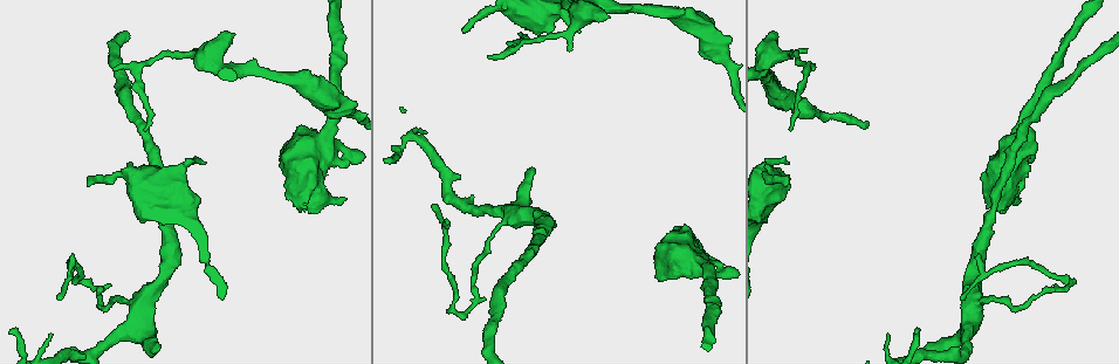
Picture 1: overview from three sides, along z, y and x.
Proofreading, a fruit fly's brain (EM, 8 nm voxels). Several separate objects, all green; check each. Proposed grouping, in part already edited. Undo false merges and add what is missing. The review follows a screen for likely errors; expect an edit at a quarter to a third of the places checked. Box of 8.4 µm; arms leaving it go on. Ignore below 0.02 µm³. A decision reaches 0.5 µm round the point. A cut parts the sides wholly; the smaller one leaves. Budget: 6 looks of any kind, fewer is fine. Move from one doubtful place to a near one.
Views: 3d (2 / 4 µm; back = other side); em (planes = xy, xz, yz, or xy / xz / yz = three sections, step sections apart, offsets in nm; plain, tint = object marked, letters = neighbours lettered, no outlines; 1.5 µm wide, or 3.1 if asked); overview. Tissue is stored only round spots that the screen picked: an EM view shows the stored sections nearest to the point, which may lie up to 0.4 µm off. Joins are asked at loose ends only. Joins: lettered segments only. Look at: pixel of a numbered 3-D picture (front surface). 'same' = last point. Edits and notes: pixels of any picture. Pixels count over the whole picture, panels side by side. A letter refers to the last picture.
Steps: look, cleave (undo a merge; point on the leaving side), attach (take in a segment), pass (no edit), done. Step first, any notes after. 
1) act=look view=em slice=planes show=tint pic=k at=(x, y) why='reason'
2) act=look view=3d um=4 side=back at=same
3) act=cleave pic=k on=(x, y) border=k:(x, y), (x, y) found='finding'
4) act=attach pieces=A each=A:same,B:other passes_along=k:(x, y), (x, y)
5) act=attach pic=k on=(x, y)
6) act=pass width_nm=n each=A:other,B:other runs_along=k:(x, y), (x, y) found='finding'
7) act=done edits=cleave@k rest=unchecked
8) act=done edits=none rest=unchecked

act=look view=3d um=2 pic=1 at=(488, 57) why='branch stops here'

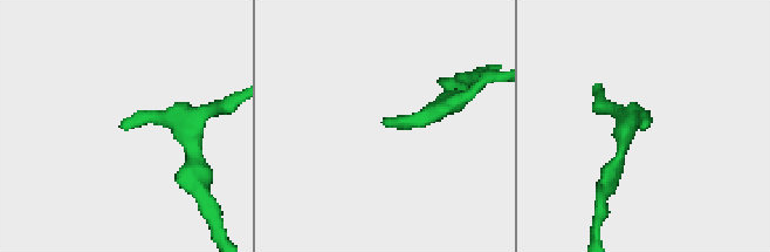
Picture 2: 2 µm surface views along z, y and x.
act=look view=em slice=planes show=tint pic=2 at=(387, 119) why='shape alone is not enough'

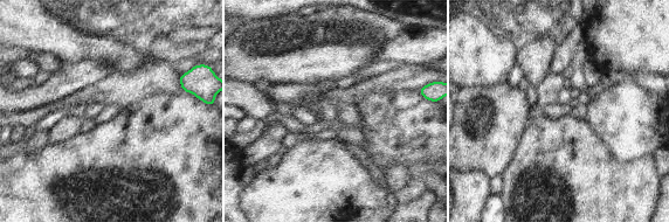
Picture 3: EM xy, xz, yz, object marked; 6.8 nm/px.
act=look view=em slice=planes show=letters at=same why='what lies round it'

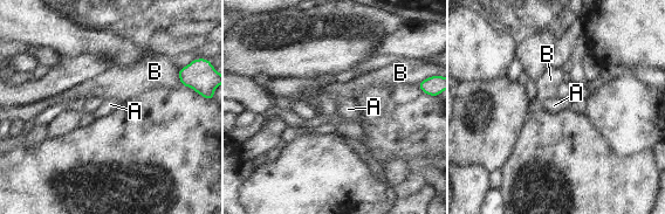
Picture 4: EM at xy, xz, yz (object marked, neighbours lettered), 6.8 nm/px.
act=pass each=A:other,B:other border=4:(438, 74), (430, 75), (416, 84) found='none of them fits'

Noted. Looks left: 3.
act=look view=em slice=xz step=4 show=letters pic=1 at=(785, 186) why='free end'

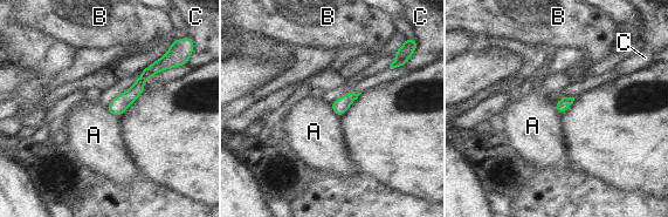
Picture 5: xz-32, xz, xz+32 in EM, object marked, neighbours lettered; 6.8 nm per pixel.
act=pass width_nm=90 each=A:other,B:other,C:other runs_along=5:(163, 66), (110, 108) found='none of them fits'

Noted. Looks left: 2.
act=look view=em slice=yz step=8 show=tint pic=1 at=(804, 50) why='free end'

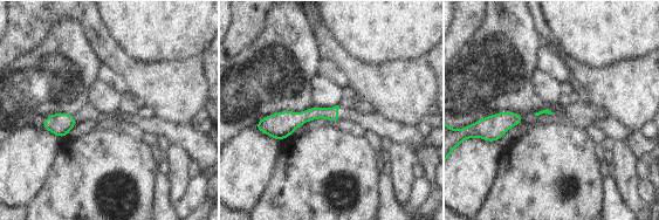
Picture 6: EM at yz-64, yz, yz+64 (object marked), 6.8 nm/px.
act=look view=em slice=planes show=letters at=same why='another direction'

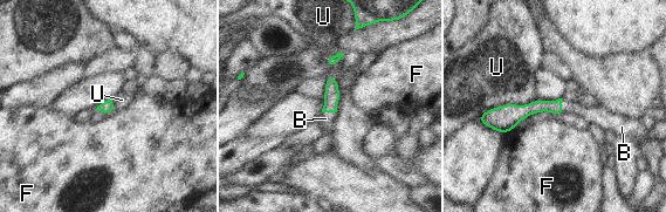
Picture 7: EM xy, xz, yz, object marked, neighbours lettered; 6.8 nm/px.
act=attach pieces=B each=B:same,F:other,U:other found='it goes on there'

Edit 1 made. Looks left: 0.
act=done edits=attach@7 rest=unchecked

